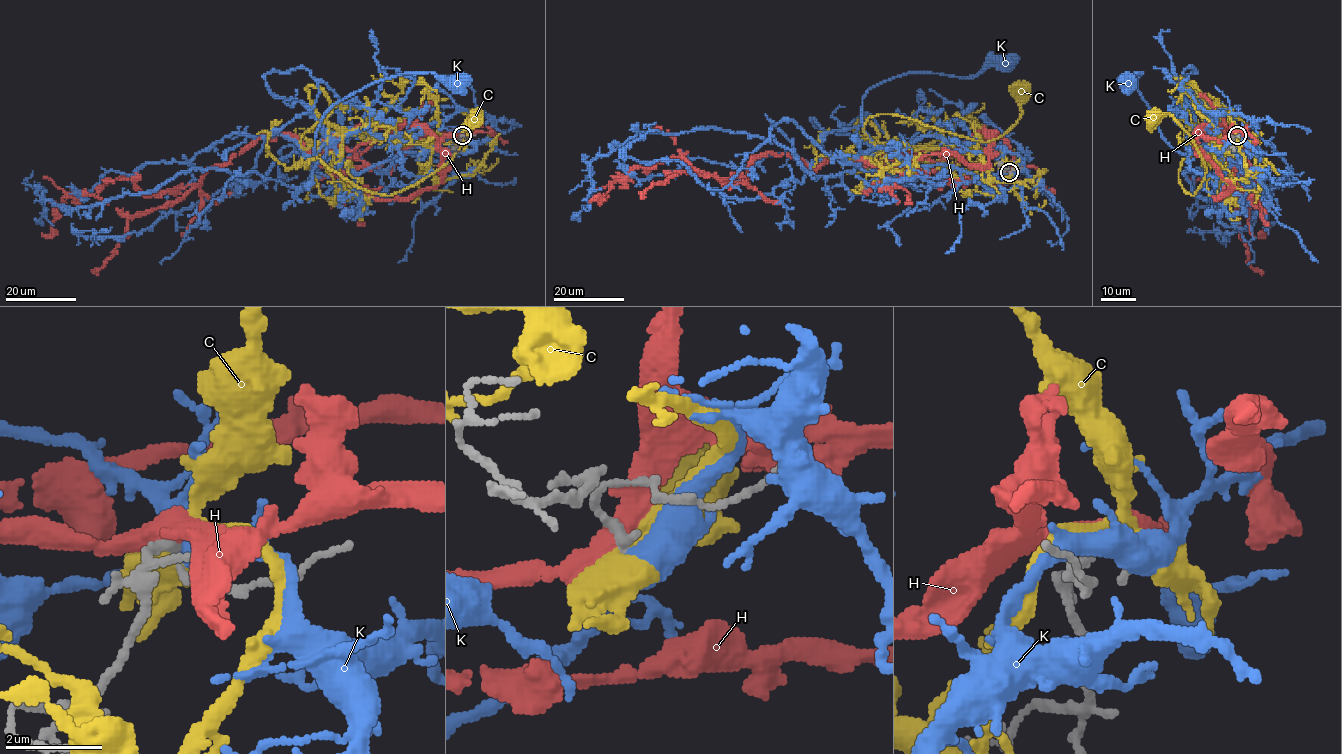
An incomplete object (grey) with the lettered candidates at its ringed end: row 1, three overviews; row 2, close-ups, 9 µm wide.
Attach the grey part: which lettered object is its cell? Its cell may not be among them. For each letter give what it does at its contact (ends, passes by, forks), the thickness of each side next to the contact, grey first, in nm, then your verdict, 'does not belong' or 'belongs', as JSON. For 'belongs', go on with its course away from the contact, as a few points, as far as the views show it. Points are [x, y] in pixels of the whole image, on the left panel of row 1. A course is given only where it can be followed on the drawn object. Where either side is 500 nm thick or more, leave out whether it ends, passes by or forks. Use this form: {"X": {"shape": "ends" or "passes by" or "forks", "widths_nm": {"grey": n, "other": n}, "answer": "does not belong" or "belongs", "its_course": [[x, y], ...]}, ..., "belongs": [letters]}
{"C": {"shape": "forks", "widths_nm": {"grey": 240, "other": 340}, "answer": "does not belong"}, "H": {"shape": "passes by", "widths_nm": {"grey": 240, "other": 480}, "answer": "belongs", "its_course": [[462, 135], [404, 124], [350, 150], [260, 136], [199, 182], [66, 194], [41, 233]]}, "K": {"widths_nm": {"grey": 240, "other": 550}, "answer": "does not belong"}, "belongs": ["H"]}

